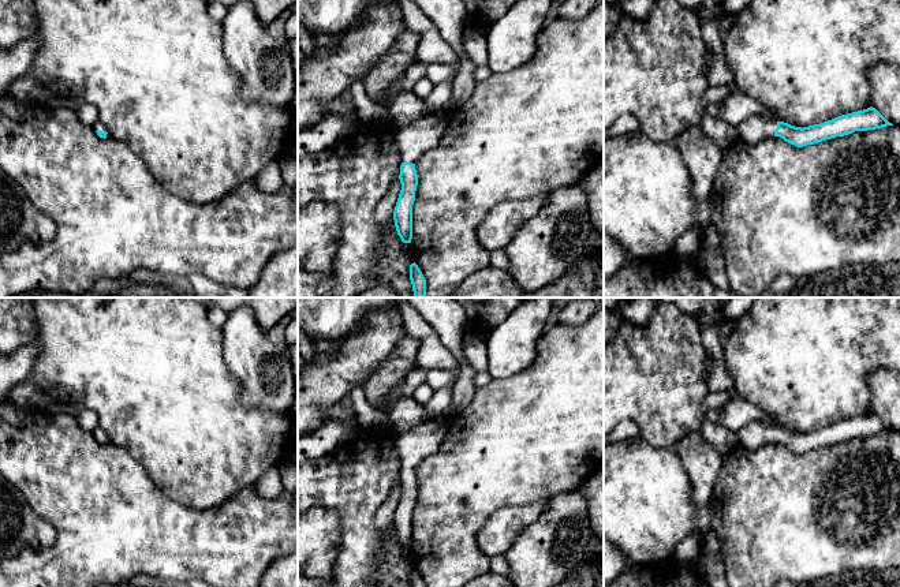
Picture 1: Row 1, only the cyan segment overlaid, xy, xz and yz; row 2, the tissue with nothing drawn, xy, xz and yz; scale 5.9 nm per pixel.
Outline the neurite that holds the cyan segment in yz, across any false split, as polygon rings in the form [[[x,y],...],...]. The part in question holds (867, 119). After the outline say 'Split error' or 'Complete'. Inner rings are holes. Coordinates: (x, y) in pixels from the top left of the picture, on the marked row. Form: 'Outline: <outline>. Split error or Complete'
Outline: [[[875,108],[841,115],[821,124],[795,127],[784,121],[768,121],[762,116],[751,116],[735,130],[736,137],[755,143],[769,137],[780,137],[785,142],[803,147],[836,137],[844,137],[855,131],[867,131],[893,126]]]. Split error

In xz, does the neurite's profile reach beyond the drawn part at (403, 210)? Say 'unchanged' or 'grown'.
grown

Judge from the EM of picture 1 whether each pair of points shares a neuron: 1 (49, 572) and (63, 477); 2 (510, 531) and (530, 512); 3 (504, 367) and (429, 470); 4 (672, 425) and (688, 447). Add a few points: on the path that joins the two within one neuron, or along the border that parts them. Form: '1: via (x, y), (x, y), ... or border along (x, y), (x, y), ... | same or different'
1: via (66, 549), (66, 500) | same
2: via (515, 526), (525, 516) | same
3: border along (527, 367), (507, 377), (492, 378) | different
4: border along (699, 430), (686, 434), (673, 447) | different

